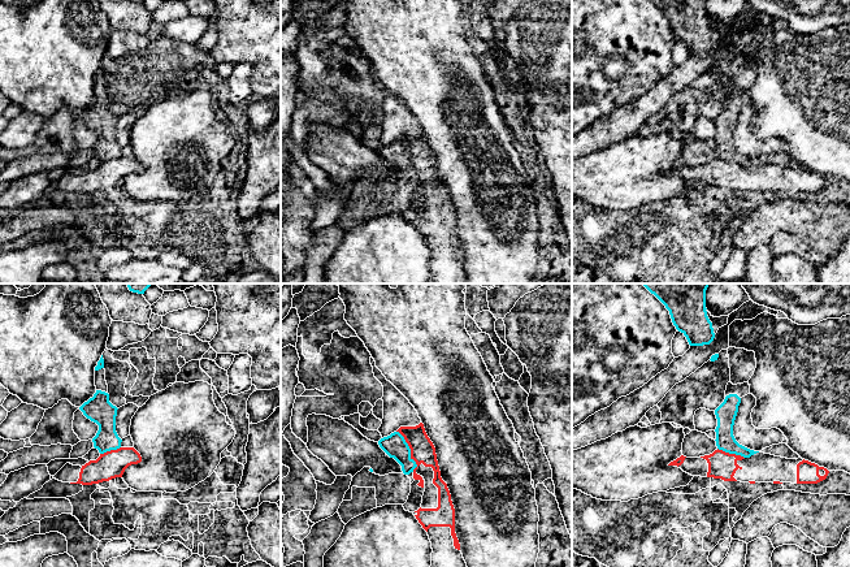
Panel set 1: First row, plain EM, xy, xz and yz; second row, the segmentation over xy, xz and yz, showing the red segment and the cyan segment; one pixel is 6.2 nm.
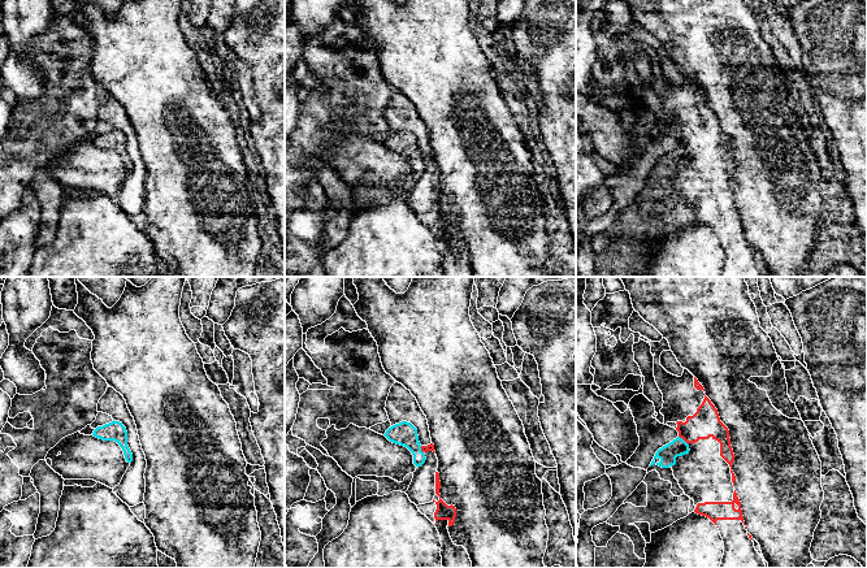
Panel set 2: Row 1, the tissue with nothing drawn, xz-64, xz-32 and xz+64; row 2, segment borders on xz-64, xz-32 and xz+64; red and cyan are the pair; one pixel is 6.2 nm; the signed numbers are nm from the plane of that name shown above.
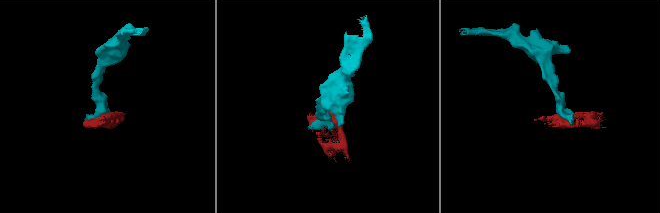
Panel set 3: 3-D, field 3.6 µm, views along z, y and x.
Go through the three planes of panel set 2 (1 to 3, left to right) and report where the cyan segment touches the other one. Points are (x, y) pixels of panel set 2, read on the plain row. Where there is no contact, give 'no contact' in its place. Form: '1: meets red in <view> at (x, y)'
1: no contact
2: meets red in xz-32 at (421, 159)
3: meets red in xz+64 at (684, 148)

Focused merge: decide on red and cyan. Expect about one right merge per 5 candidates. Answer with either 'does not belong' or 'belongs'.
does not belong

